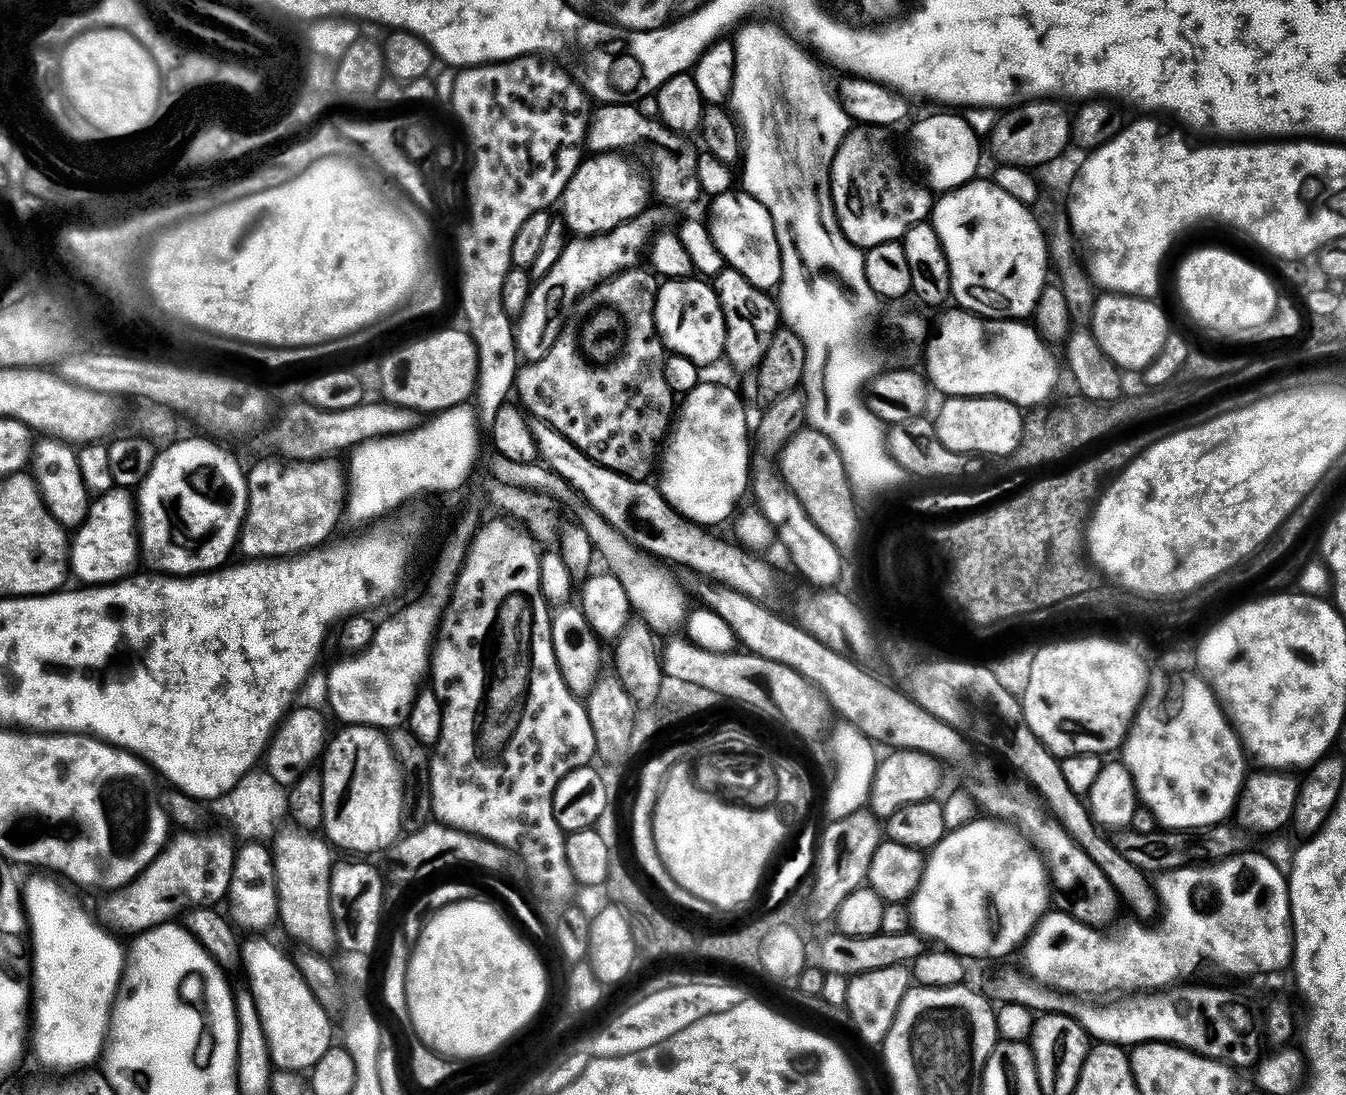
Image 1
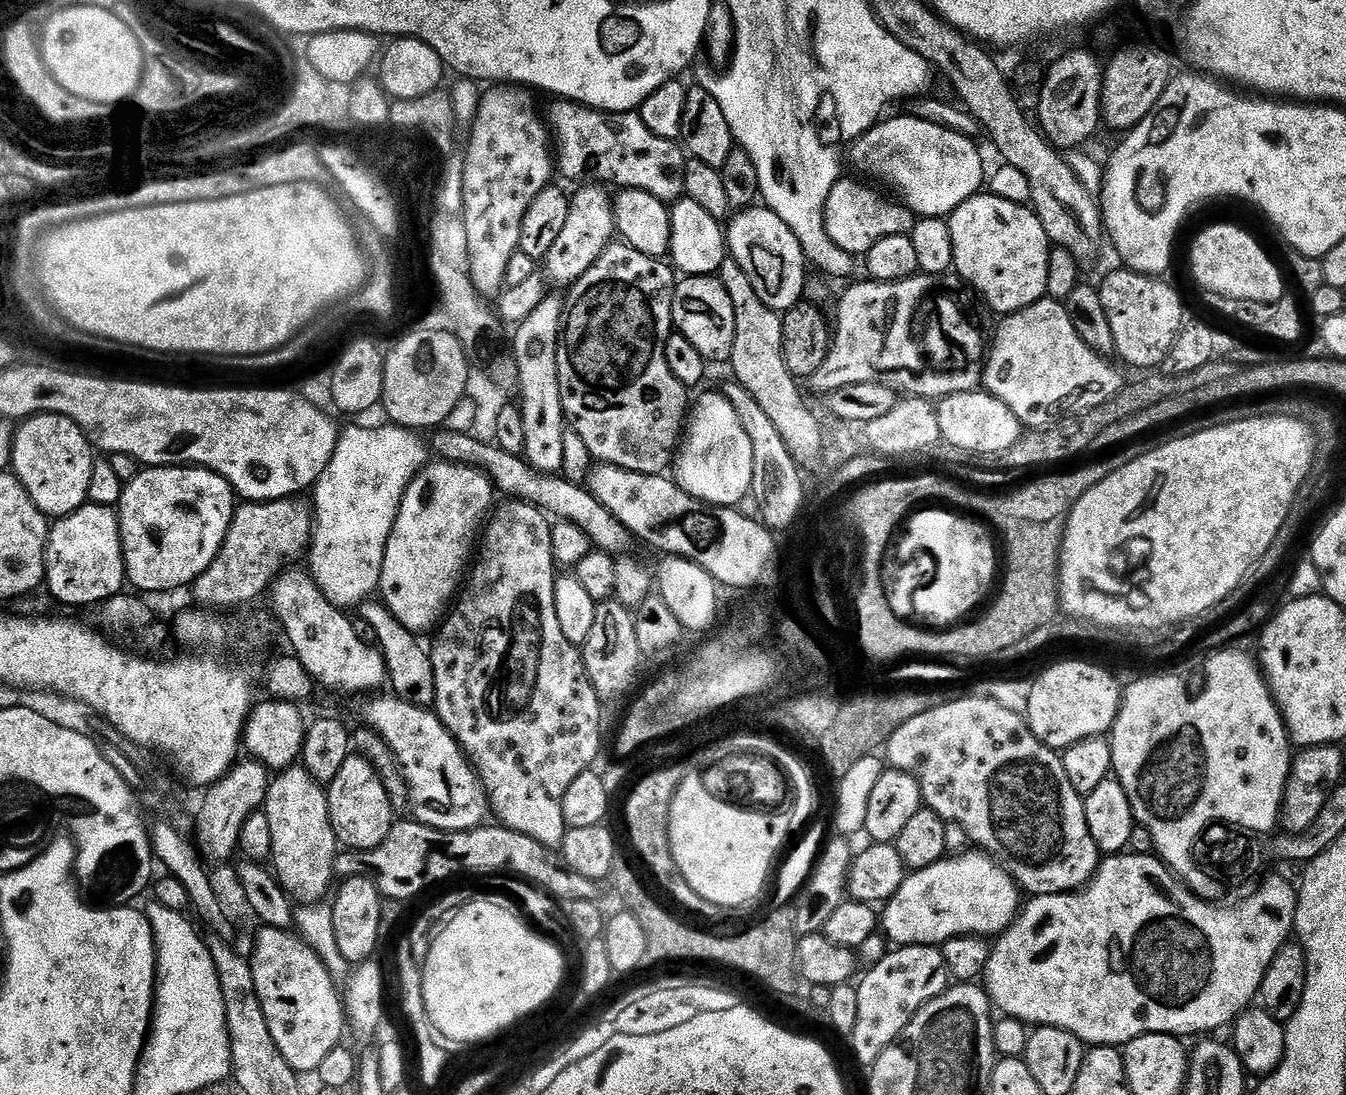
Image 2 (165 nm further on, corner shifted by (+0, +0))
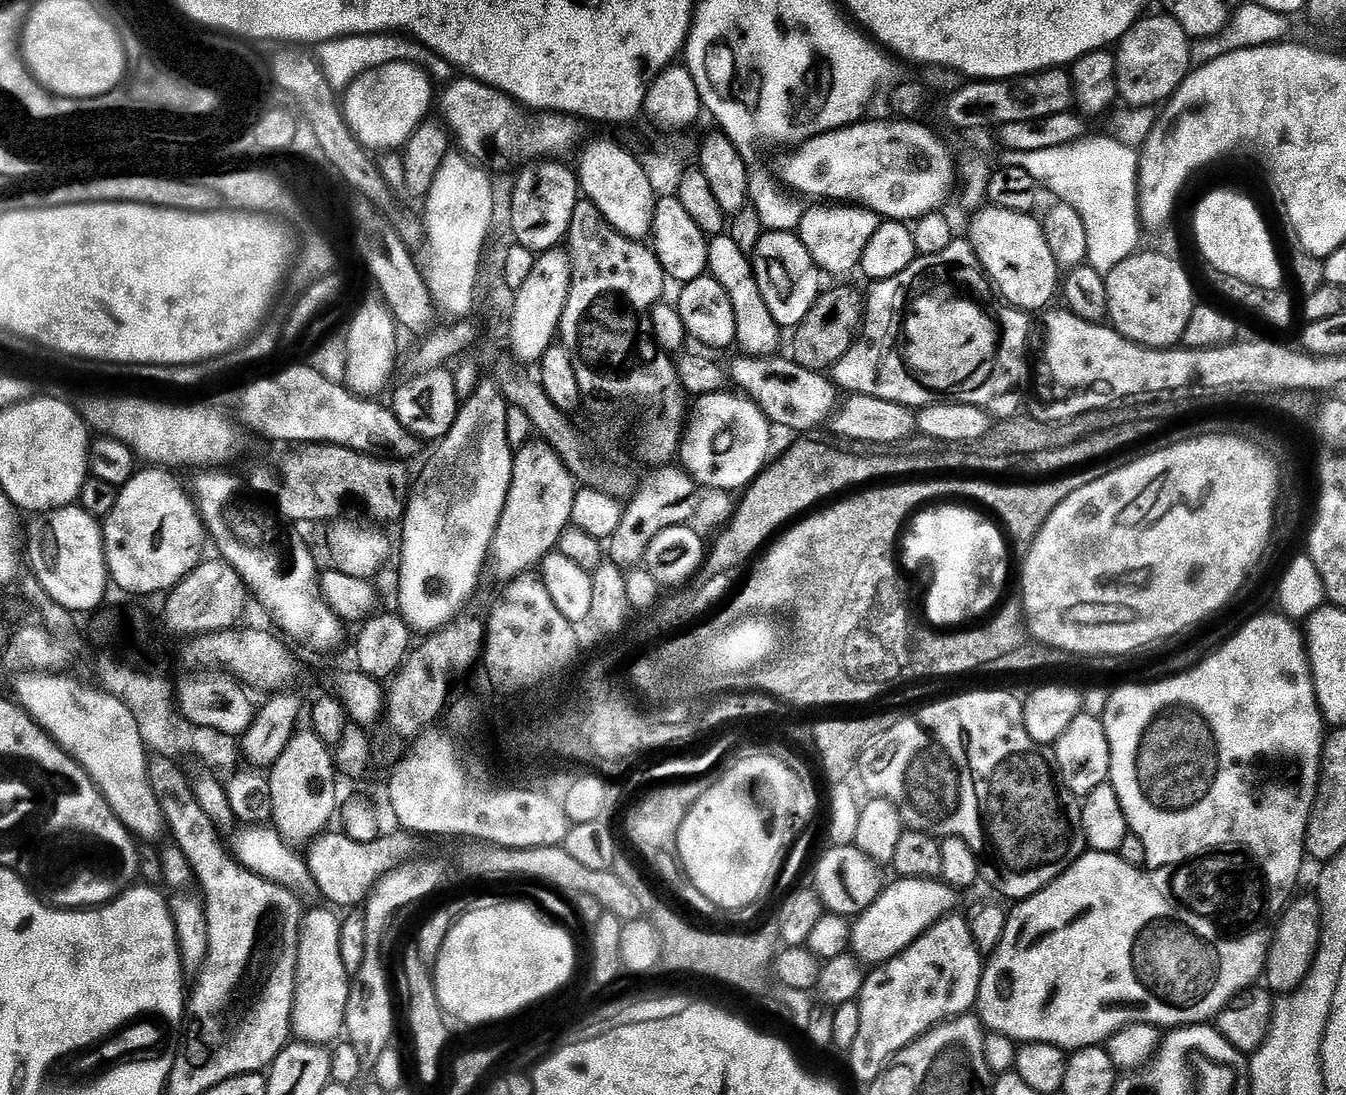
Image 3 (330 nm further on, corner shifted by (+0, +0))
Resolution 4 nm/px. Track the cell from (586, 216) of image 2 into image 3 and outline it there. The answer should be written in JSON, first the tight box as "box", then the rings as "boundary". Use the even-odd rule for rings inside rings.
{"box":[510,250,572,365],"boundary":[[[553,250],[537,255],[534,270],[526,282],[515,289],[515,300],[511,314],[510,349],[521,365],[535,365],[557,339],[560,323],[565,319],[564,307],[572,285],[572,259],[567,251]]]}

